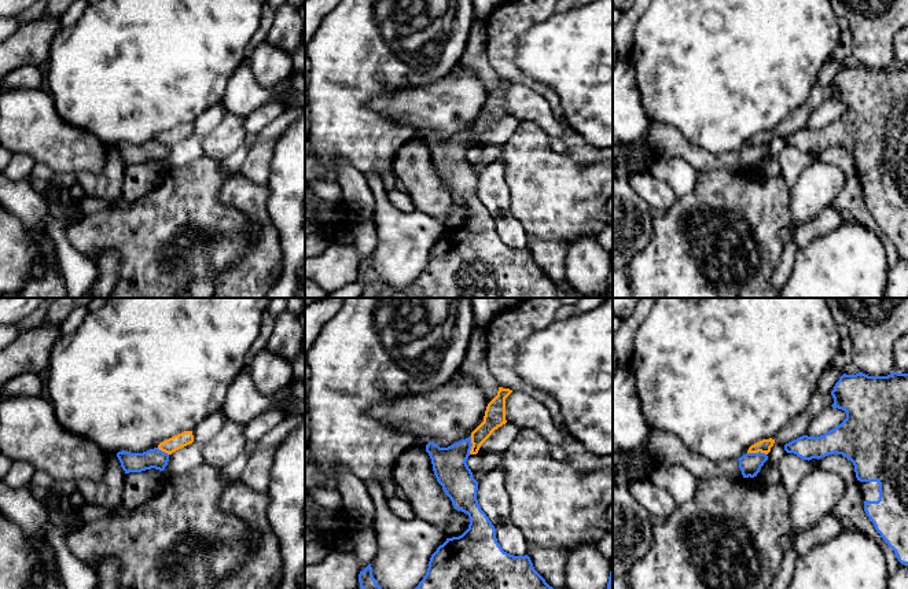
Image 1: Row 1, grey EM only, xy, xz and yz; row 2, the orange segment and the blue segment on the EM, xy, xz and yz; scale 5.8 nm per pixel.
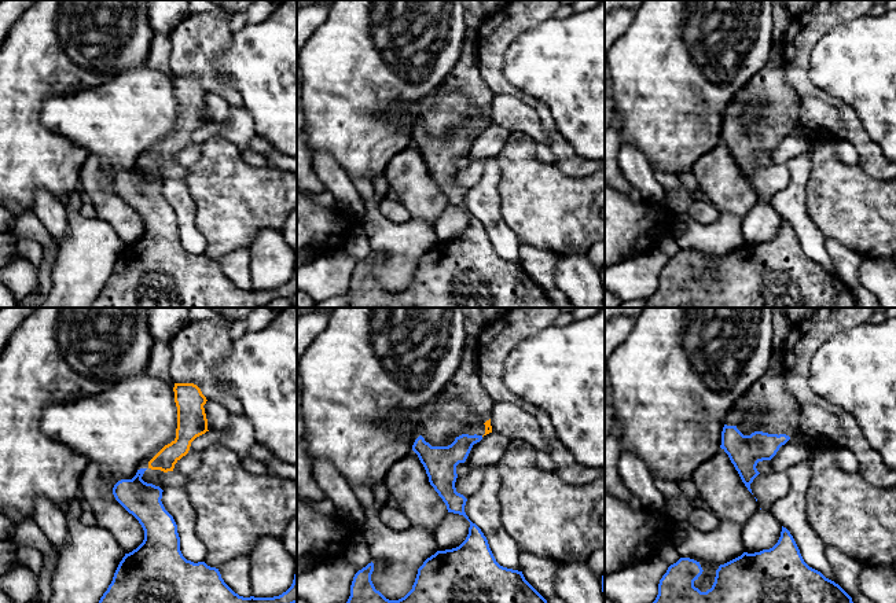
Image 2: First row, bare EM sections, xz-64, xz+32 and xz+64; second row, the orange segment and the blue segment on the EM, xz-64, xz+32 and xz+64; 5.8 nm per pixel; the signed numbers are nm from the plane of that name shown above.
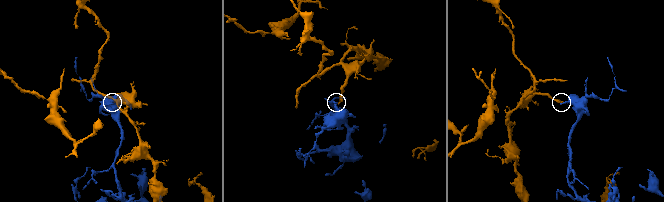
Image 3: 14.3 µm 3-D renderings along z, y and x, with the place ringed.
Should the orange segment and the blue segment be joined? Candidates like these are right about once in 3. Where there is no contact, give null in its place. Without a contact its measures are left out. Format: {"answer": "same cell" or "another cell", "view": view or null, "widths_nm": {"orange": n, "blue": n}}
{"answer": "another cell", "view": "xz", "widths_nm": {"orange": 130, "blue": 200}}

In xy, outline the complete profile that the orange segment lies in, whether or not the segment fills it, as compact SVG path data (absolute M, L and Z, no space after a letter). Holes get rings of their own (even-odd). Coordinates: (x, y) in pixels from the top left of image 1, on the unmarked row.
M184 124L179 128L174 128L163 135L161 135L158 137L158 141L168 146L168 147L172 147L173 144L190 137L194 135L194 128L192 128L192 124Z

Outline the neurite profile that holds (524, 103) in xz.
M512 84L506 91L506 113L519 121L538 125L549 137L562 139L566 128L558 122L547 99L529 85Z

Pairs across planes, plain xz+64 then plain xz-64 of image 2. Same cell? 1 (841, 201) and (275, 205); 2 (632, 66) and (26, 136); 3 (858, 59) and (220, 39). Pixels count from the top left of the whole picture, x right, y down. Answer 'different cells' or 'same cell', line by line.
1: same cell
2: same cell
3: different cells

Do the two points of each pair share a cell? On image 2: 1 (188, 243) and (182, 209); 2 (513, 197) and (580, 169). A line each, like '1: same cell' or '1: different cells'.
1: same cell
2: different cells

